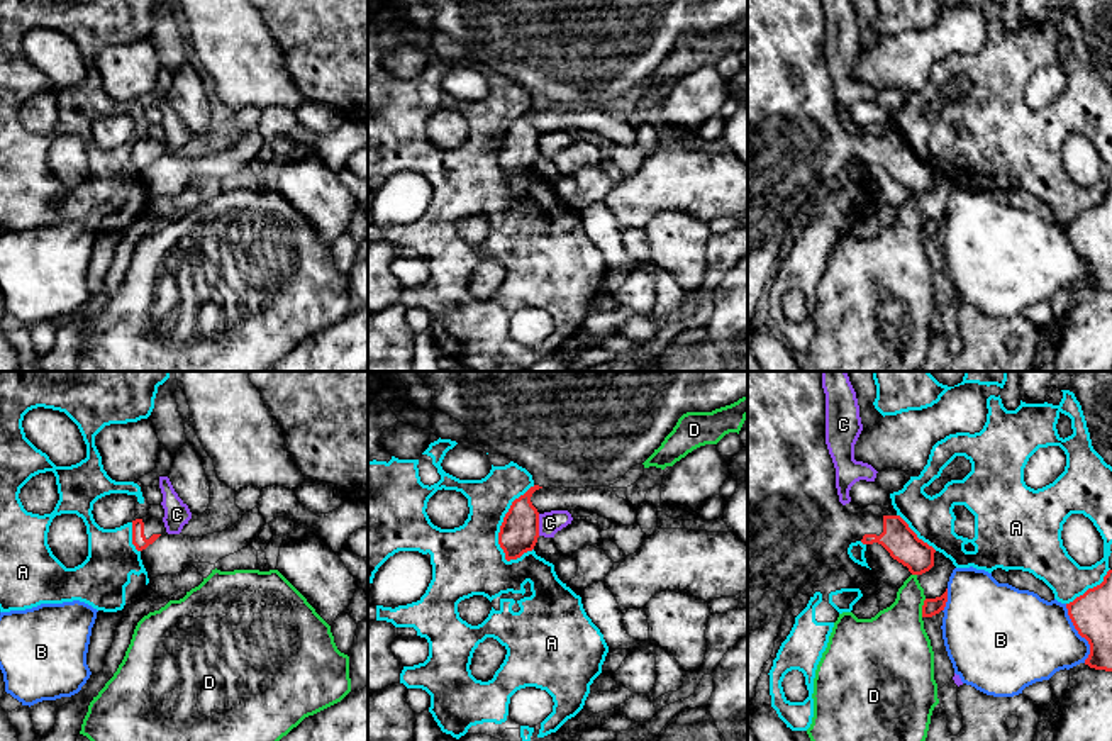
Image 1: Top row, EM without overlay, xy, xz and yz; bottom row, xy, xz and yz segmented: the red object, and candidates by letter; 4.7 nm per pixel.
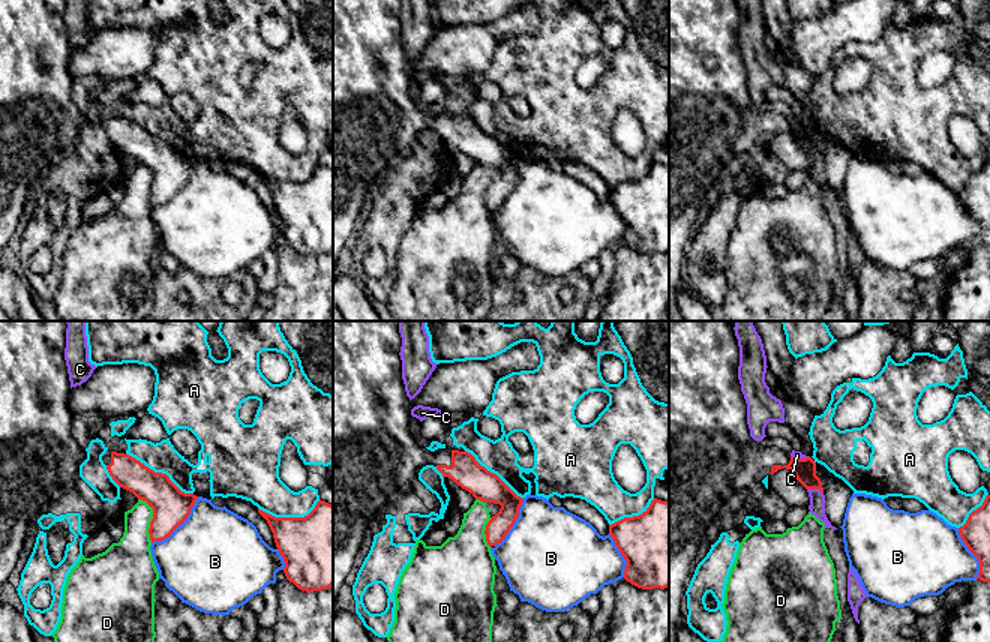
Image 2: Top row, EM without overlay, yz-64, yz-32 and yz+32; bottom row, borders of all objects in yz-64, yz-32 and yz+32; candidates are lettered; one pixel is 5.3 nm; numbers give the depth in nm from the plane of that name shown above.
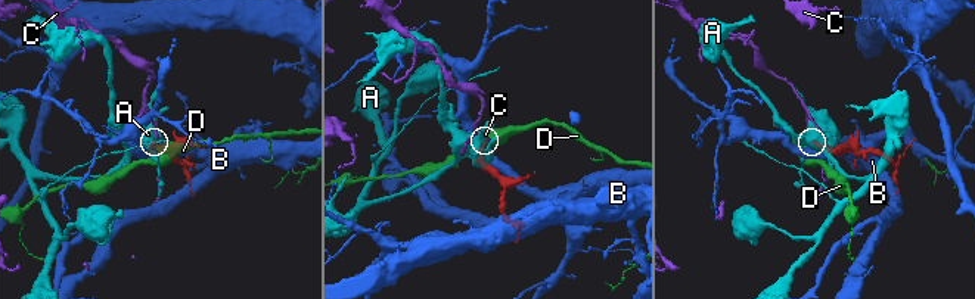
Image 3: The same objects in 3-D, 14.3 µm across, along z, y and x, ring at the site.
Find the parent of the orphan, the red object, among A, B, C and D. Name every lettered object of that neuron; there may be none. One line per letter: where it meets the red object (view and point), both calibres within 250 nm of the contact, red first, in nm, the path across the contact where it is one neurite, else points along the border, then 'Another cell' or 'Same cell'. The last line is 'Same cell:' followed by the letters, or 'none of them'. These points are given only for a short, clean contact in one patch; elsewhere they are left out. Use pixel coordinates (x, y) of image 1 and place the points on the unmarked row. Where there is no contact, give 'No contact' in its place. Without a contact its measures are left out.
A: Touches red at xz (504, 141). Thickness 190 nm (red) against 320 nm. Another cell
B: Touches red at yz (1078, 253). Thickness 190 nm (red) against 400 nm. Another cell
C: Touches red at xz (538, 144). Thickness 190 nm (red) against 110 nm. Boundary: xz (538, 134), (539, 155). Another cell
D: Touches red at yz (922, 228). Thickness 80 nm (red) against 360 nm. Boundary: yz (926, 219), (921, 236). Another cell
Same cell: none of them

